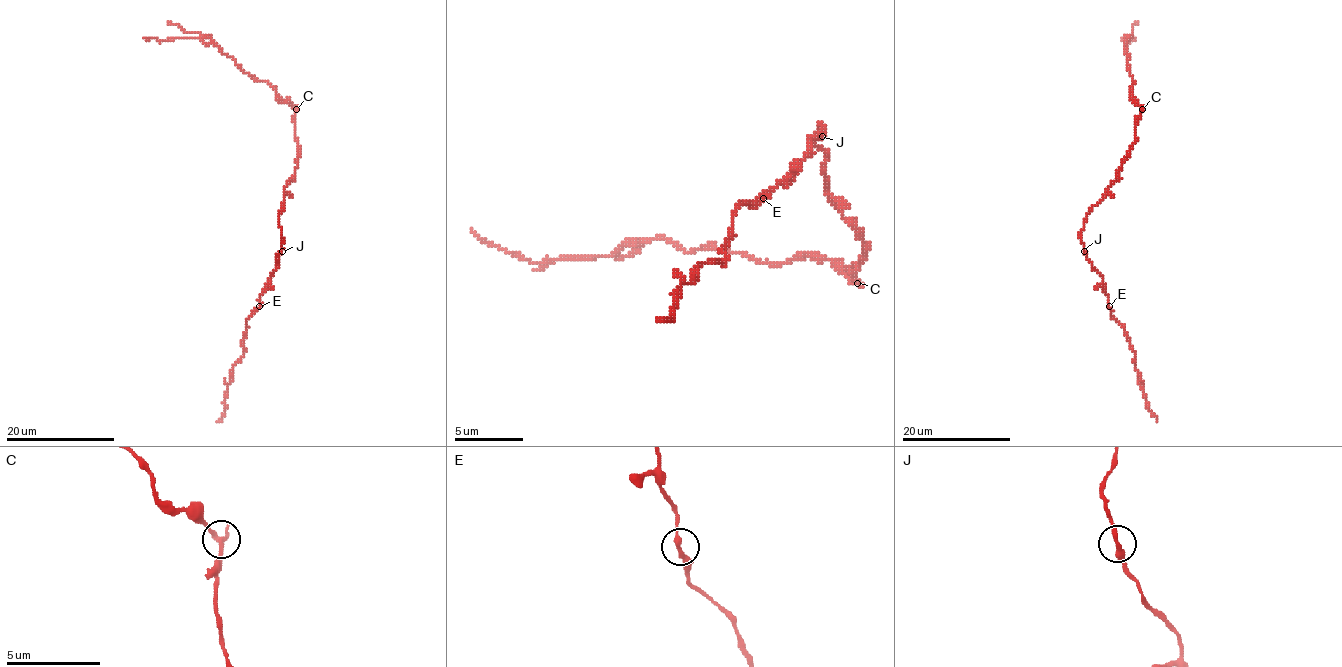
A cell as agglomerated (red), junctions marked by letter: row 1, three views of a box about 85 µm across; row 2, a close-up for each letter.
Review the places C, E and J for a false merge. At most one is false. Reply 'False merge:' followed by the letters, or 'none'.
False merge: C

